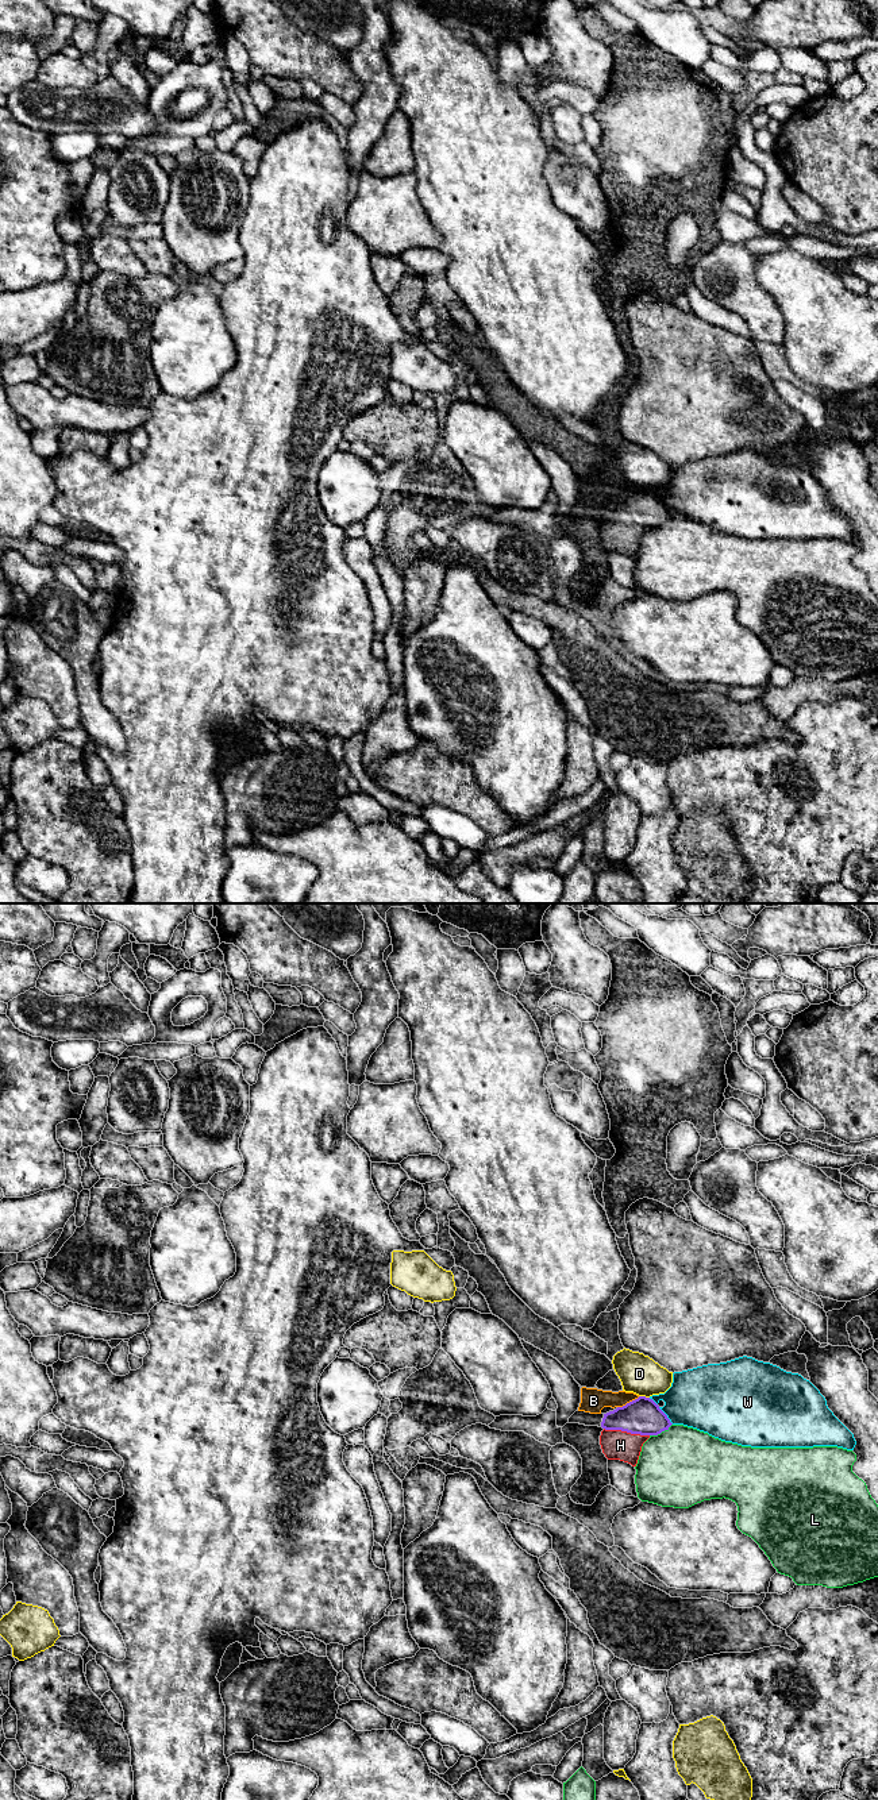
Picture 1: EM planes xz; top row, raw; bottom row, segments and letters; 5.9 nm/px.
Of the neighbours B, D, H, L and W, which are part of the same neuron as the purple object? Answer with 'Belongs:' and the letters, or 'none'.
Belongs: H

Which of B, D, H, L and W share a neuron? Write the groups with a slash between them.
B / D / H / L / W

